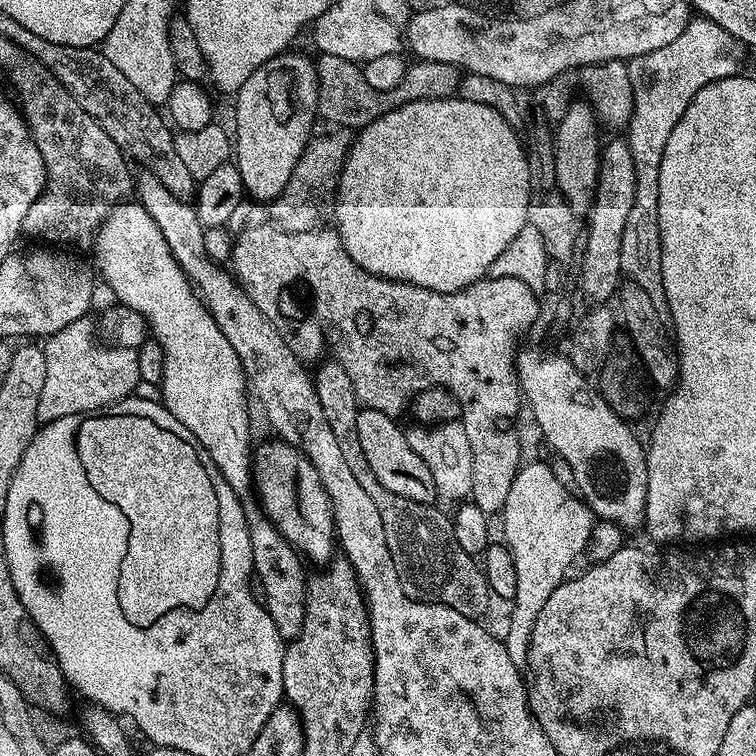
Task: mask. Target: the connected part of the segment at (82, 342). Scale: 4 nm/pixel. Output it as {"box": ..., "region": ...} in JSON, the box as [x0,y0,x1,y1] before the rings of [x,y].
{"box":[38,319,141,421],"region":[[[91,319],[75,320],[43,341],[46,358],[46,383],[38,398],[38,421],[76,417],[83,412],[98,412],[109,404],[129,399],[141,383],[137,349],[105,346]]]}

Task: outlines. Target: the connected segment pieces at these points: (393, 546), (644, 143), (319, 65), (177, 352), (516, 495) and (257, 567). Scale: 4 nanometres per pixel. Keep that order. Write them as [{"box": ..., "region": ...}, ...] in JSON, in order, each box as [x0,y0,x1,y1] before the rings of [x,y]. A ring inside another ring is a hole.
[{"box":[314,363,490,617],"region":[[[321,363],[321,368],[314,372],[318,402],[354,478],[358,478],[366,494],[370,494],[374,506],[378,506],[382,527],[386,529],[386,546],[390,546],[390,558],[394,558],[394,570],[398,570],[398,582],[402,590],[406,590],[406,594],[415,600],[424,600],[427,604],[445,604],[463,616],[483,617],[490,591],[481,565],[472,554],[462,550],[455,540],[453,521],[448,516],[444,517],[439,507],[410,502],[410,498],[398,498],[398,494],[390,494],[390,490],[386,490],[378,478],[374,478],[374,470],[370,470],[370,462],[366,462],[366,454],[362,454],[362,446],[358,443],[360,408],[350,374],[346,374],[340,364],[327,363]]]},{"box":[621,18,741,311],"region":[[[703,18],[689,19],[688,25],[674,42],[666,42],[650,54],[627,61],[630,86],[633,87],[633,112],[626,127],[626,141],[634,162],[634,204],[627,215],[621,238],[623,275],[637,284],[654,302],[654,310],[668,311],[662,286],[662,254],[658,226],[658,174],[666,150],[670,130],[678,126],[678,118],[686,114],[686,106],[710,82],[718,82],[741,71],[738,42],[726,30]]]},{"box":[315,55,458,130],"region":[[[321,55],[315,65],[320,78],[319,115],[336,124],[337,128],[349,130],[362,129],[370,122],[382,118],[382,114],[403,104],[419,100],[447,100],[458,88],[458,69],[440,62],[416,60],[409,63],[402,82],[394,86],[394,90],[385,92],[374,90],[374,86],[368,85],[359,63]]]},{"box":[95,202,254,497],"region":[[[139,202],[117,204],[112,209],[96,236],[95,248],[95,271],[112,288],[119,303],[142,314],[149,333],[162,346],[164,365],[158,391],[164,395],[164,407],[198,438],[230,490],[236,496],[247,497],[247,492],[249,495],[253,491],[254,431],[248,415],[250,396],[234,346],[218,330],[218,322],[214,322],[197,289],[170,254],[162,230]]]},{"box":[502,463,594,666],"region":[[[525,463],[510,486],[510,494],[506,494],[502,519],[502,540],[513,556],[517,570],[517,594],[511,600],[513,614],[509,633],[503,638],[504,649],[506,654],[510,654],[510,662],[524,666],[528,662],[534,620],[550,594],[569,575],[568,567],[587,549],[594,513],[580,496],[566,492],[554,476],[552,467]]]},{"box":[243,499,308,642],"region":[[[245,499],[243,506],[250,534],[252,570],[258,581],[259,591],[262,593],[264,609],[274,621],[274,630],[278,630],[280,639],[290,642],[302,630],[302,622],[306,614],[308,586],[306,575],[304,576],[303,566],[305,567],[305,565],[302,563],[300,553],[282,538],[276,525],[267,520],[264,511],[260,509],[259,503],[255,499]],[[262,591],[264,591],[264,596]]]}]

